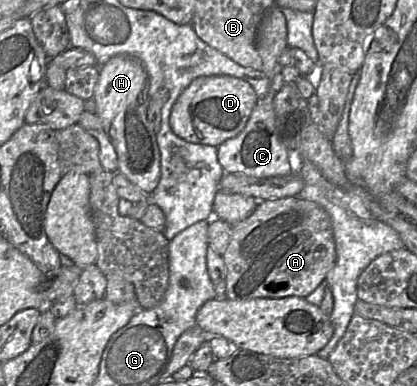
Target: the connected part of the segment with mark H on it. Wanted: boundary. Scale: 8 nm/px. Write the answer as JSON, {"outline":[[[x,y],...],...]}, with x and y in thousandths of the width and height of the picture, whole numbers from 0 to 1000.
{"outline":[[[281,142],[237,176],[221,256],[230,272],[228,295],[245,313],[281,399],[283,448],[362,508],[386,461],[386,399],[376,350],[353,306],[357,228],[357,197],[345,168],[319,148]]]}

